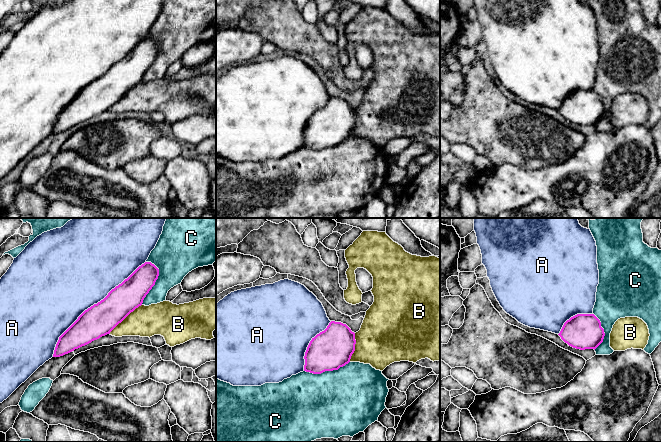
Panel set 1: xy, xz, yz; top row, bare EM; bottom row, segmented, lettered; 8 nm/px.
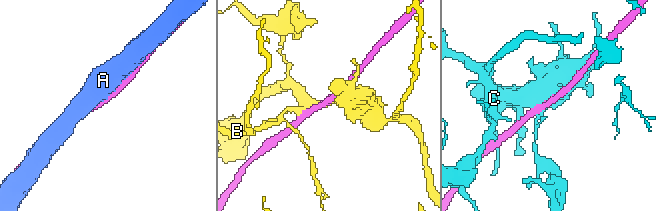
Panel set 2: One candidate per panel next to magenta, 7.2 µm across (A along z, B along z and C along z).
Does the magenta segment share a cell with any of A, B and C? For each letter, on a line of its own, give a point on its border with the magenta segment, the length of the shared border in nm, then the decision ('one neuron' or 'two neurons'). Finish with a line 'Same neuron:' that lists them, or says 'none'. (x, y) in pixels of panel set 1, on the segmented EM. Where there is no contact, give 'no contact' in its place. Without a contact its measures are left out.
A: contact xy (93, 305); length 1050 nm; one neuron
B: contact xy (125, 317); length 360 nm; two neurons
C: contact xy (154, 283); length 360 nm; two neurons
Same neuron: A

